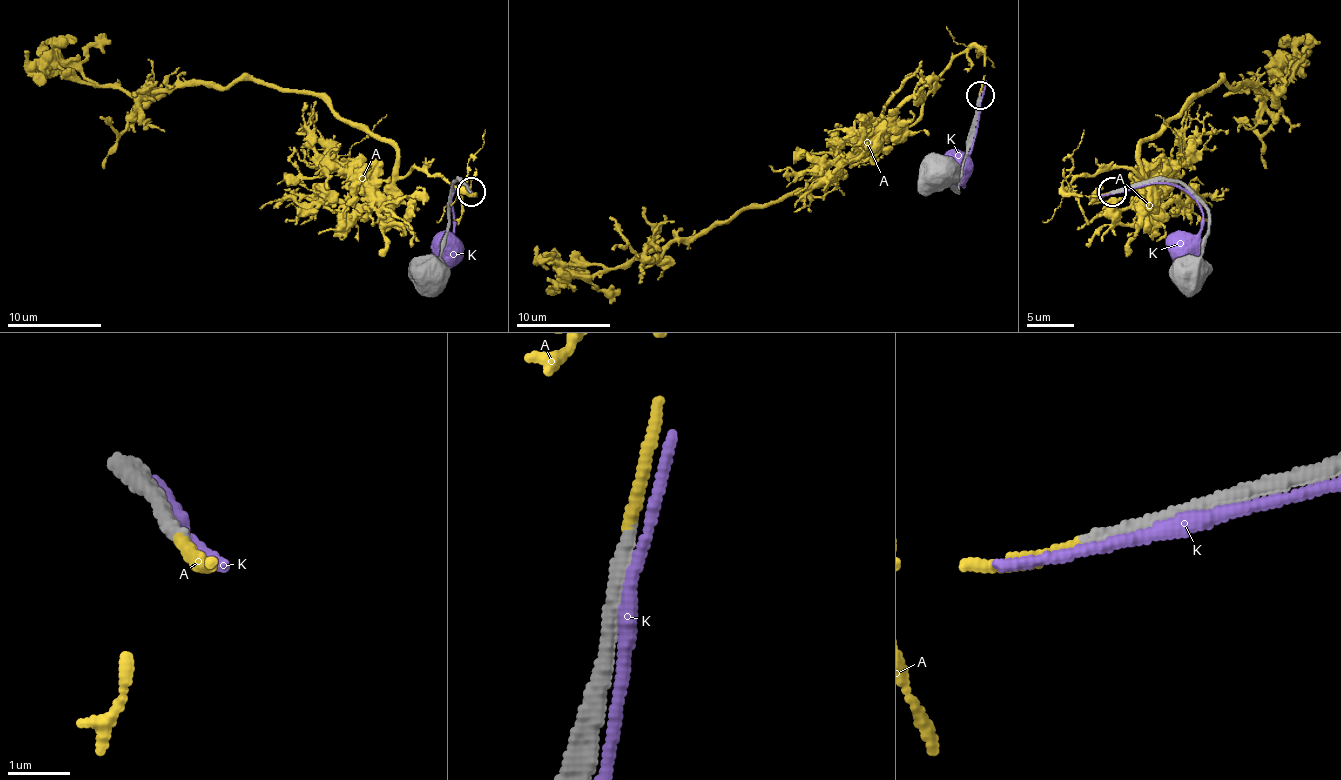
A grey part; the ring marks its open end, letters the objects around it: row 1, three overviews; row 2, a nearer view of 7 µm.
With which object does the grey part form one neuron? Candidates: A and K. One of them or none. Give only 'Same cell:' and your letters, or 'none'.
Same cell: A

